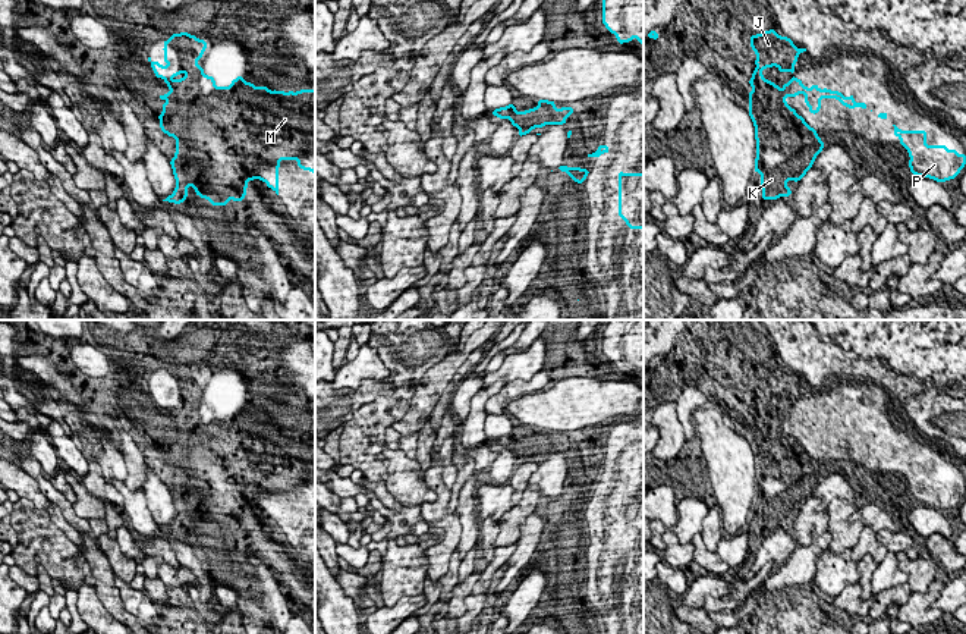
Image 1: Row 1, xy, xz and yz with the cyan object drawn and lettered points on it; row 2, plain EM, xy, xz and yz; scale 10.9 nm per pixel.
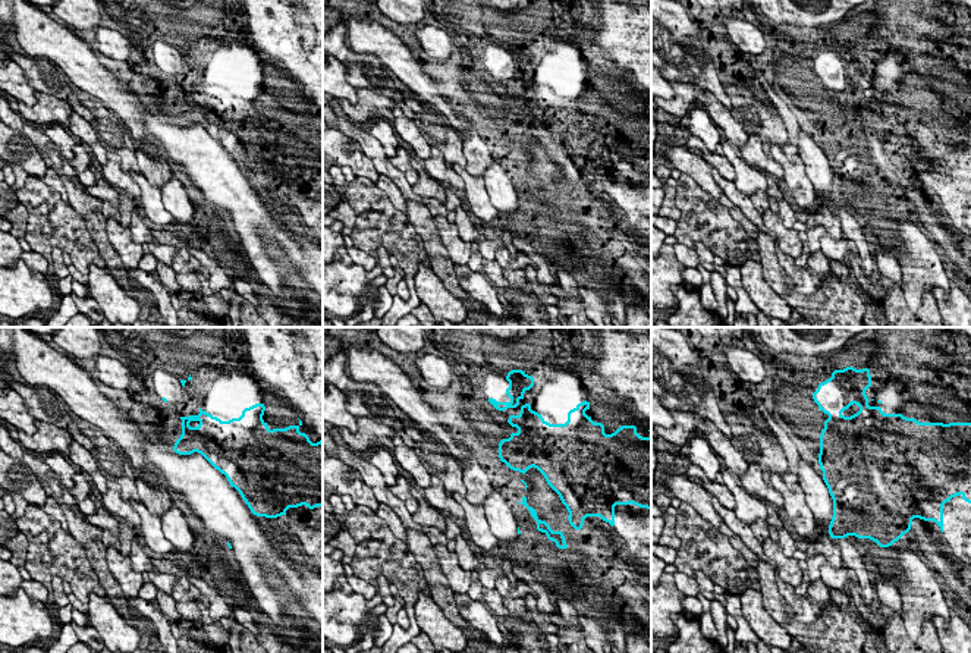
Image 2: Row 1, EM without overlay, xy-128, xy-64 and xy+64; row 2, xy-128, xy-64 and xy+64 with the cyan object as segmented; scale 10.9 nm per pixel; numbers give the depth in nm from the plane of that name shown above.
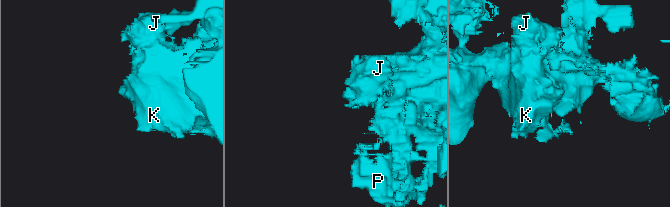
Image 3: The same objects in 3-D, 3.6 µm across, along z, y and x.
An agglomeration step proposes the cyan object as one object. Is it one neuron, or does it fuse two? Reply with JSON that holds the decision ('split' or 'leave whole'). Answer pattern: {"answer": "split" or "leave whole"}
{"answer": "leave whole"}

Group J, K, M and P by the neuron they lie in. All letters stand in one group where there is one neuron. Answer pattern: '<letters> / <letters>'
J K M P

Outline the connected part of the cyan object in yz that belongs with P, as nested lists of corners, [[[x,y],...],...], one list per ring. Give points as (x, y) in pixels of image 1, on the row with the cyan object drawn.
[[[896,125],[893,135],[907,150],[909,167],[915,176],[925,176],[937,182],[954,179],[966,164],[966,154],[948,150],[947,145],[928,145],[926,131],[902,131]]]

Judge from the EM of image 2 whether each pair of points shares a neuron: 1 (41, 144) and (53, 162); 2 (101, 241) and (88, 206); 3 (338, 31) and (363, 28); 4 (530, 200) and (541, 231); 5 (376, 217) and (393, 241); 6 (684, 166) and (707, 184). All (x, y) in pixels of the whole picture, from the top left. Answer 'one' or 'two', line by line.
1: one
2: one
3: two
4: one
5: one
6: one

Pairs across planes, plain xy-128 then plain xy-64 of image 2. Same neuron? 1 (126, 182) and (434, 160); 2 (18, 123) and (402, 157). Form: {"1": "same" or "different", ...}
{"1": "same", "2": "different"}

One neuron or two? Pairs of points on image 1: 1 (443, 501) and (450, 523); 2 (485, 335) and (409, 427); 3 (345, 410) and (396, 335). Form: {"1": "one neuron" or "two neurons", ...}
{"1": "one neuron", "2": "one neuron", "3": "two neurons"}

